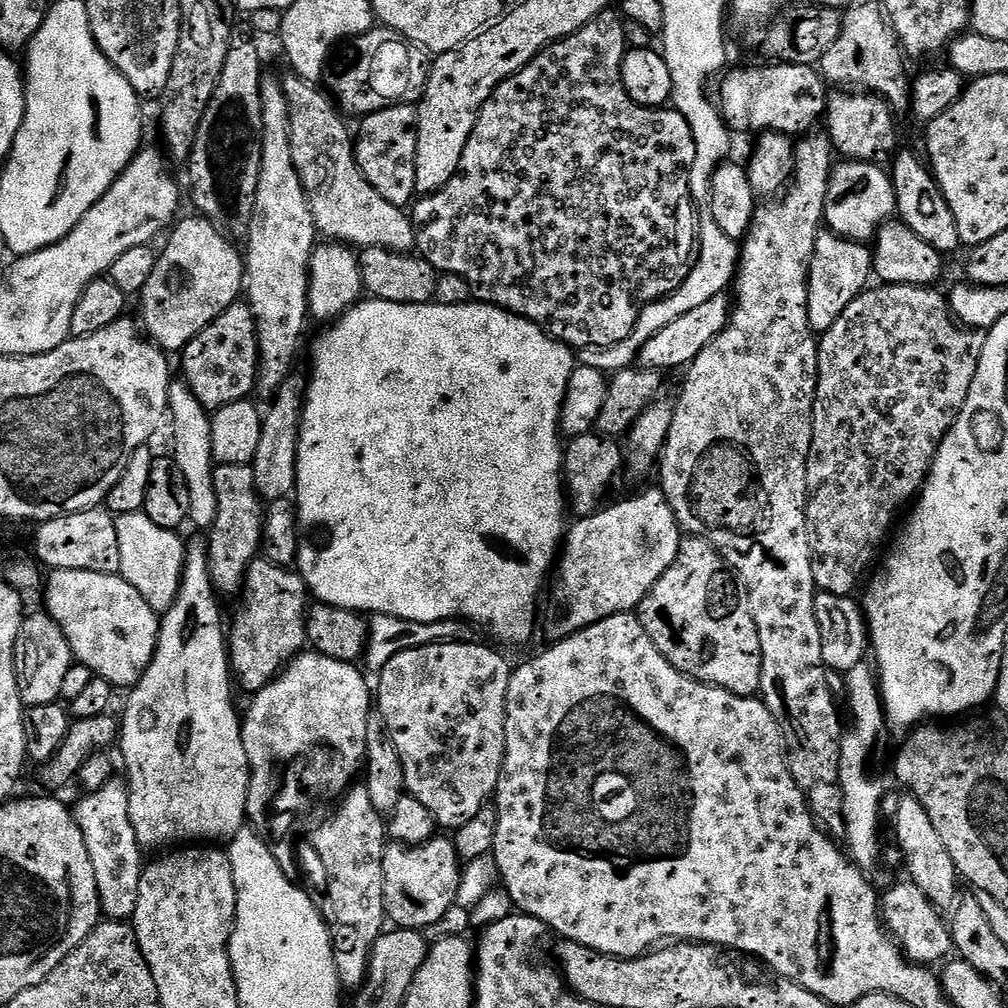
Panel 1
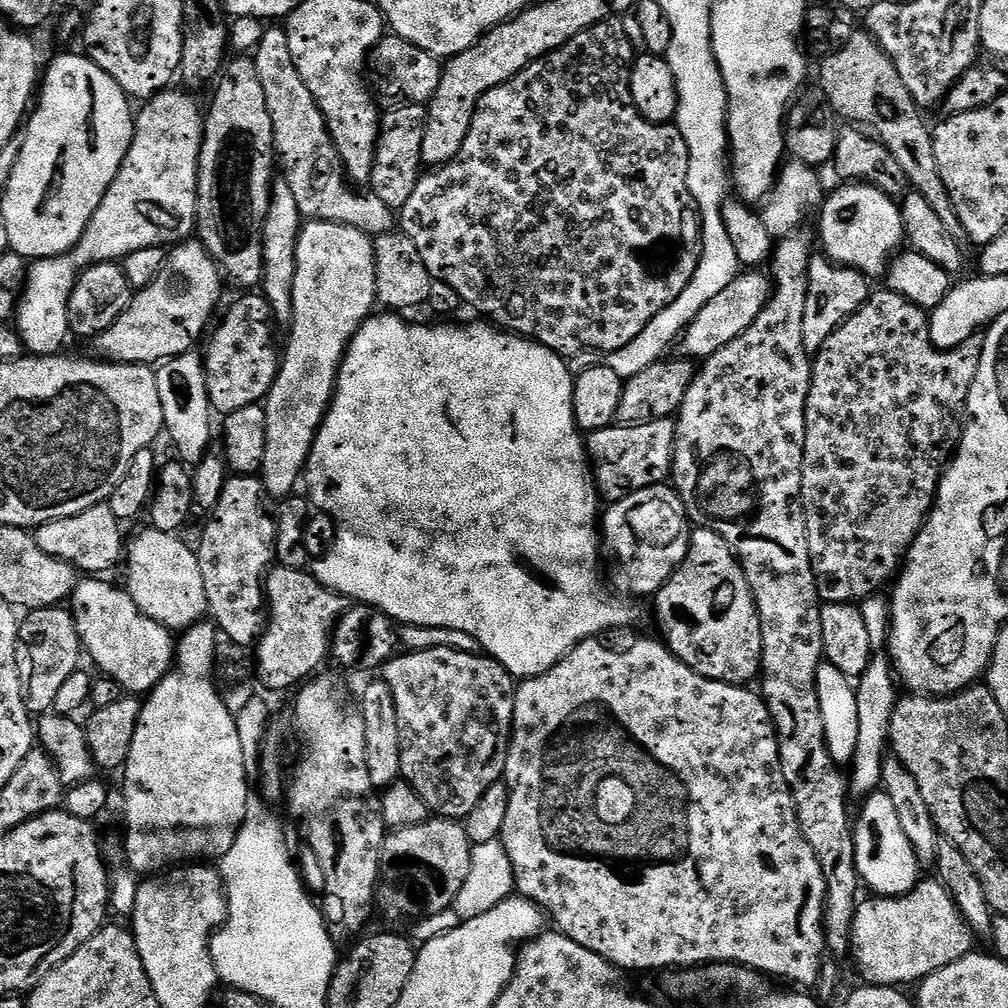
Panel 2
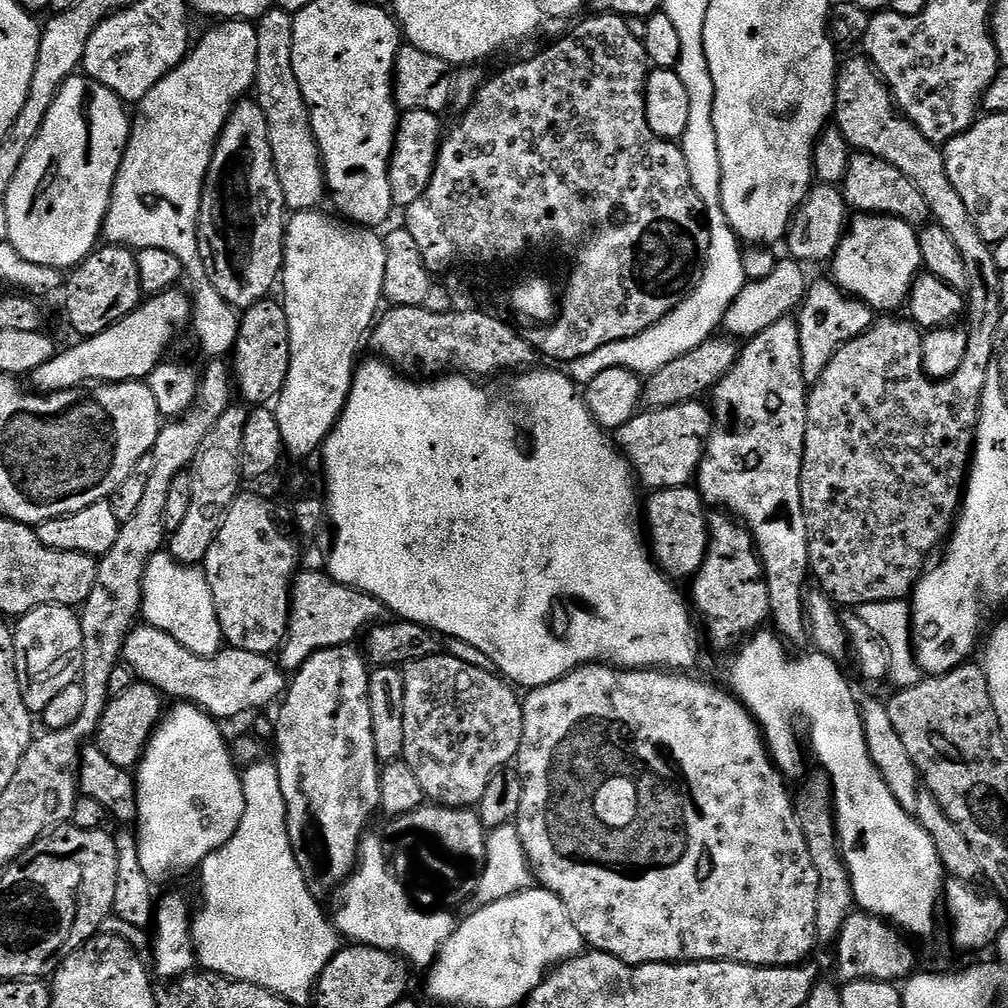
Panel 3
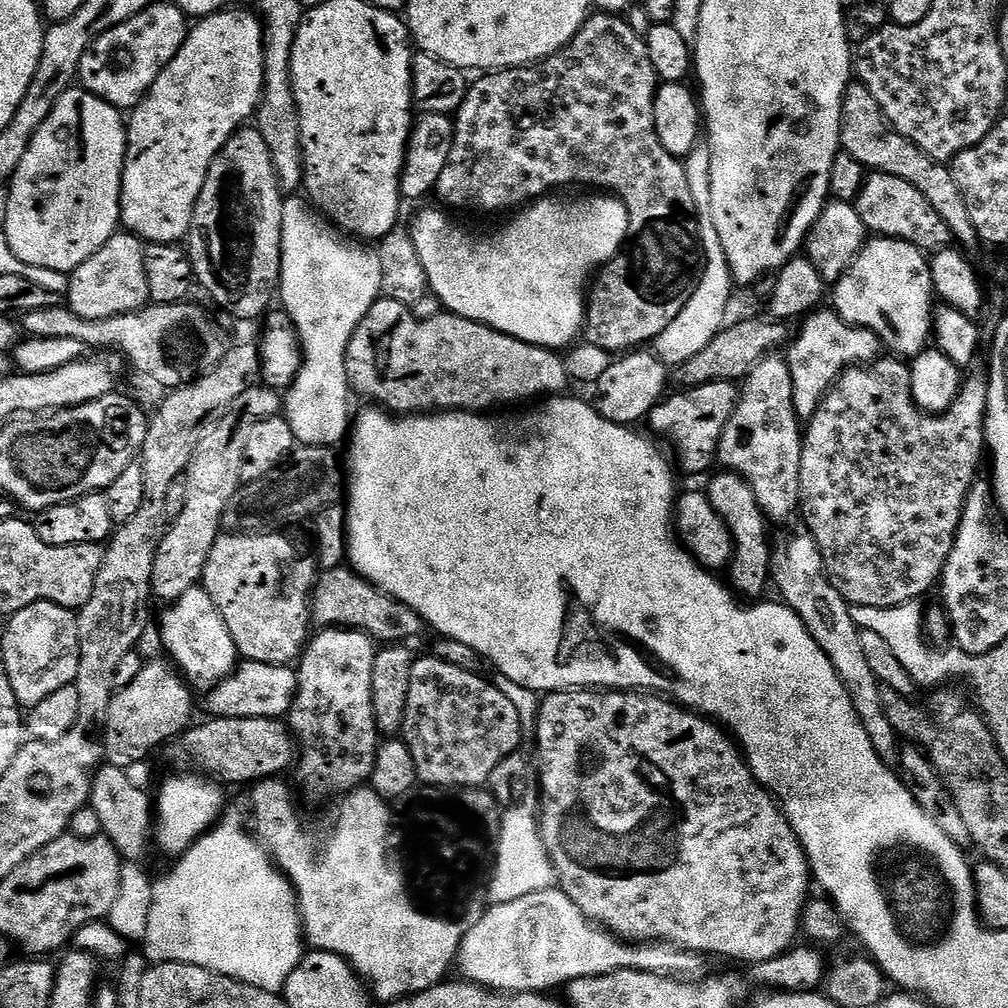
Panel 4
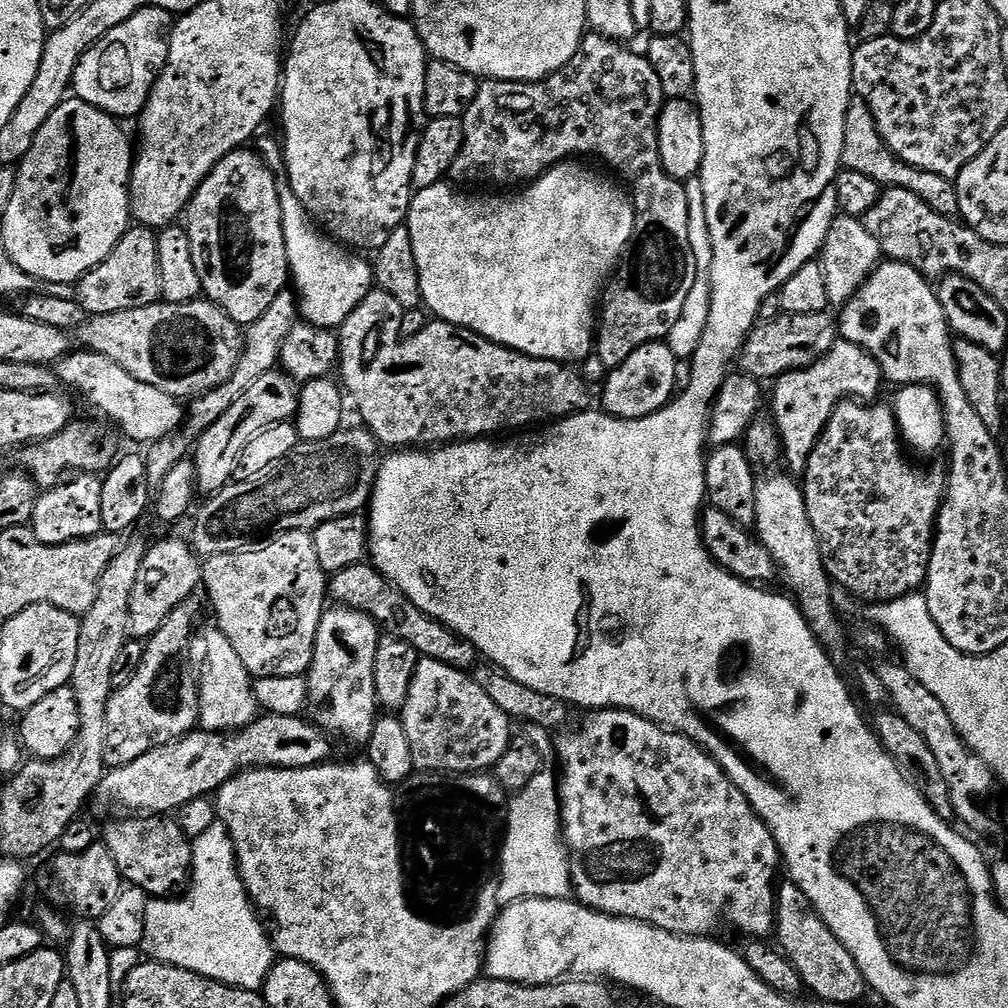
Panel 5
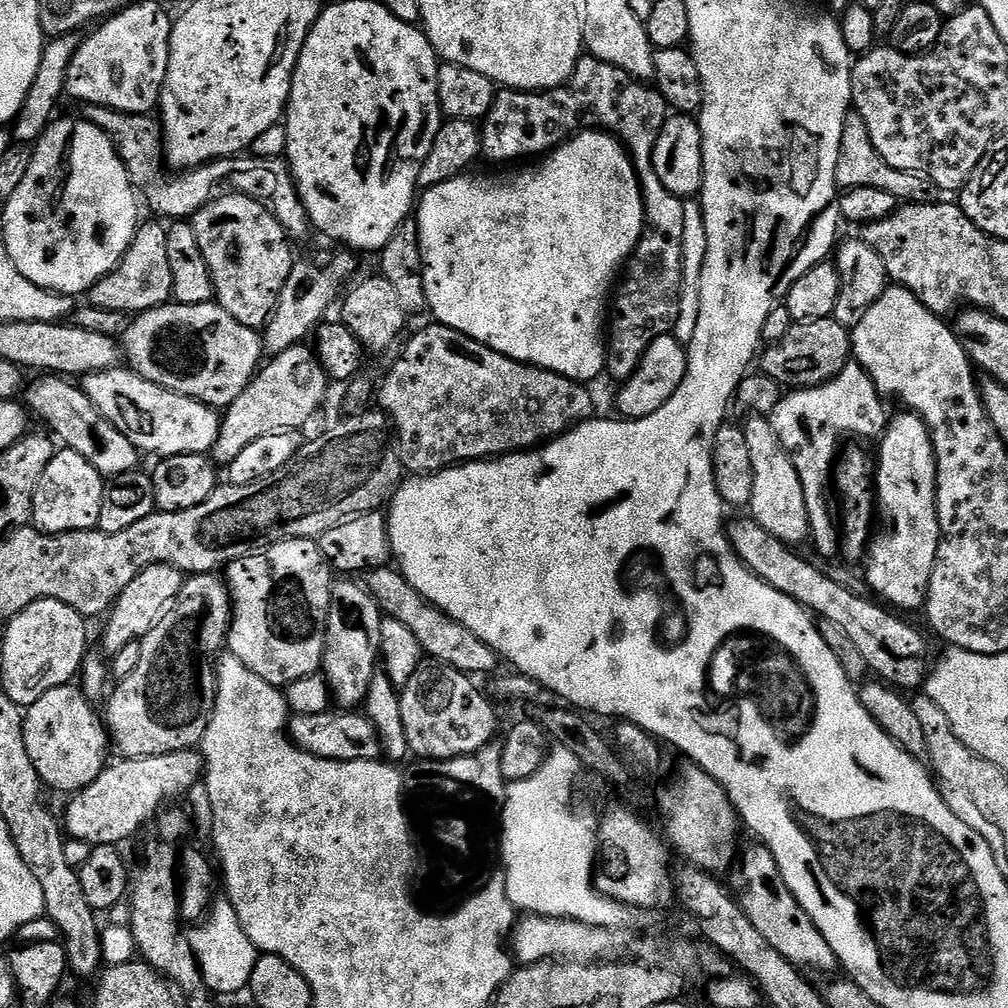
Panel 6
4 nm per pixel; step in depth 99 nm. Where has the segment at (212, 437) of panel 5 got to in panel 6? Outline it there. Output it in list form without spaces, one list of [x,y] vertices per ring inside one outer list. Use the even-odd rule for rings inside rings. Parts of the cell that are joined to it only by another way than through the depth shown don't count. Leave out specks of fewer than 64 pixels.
[[[307,343],[296,344],[290,350],[282,350],[282,354],[272,356],[257,372],[250,386],[246,386],[246,390],[242,390],[242,394],[238,394],[238,398],[234,398],[234,402],[228,405],[223,413],[222,431],[211,451],[215,463],[226,466],[234,462],[234,458],[238,458],[238,453],[245,446],[250,446],[250,442],[262,438],[262,434],[303,429],[305,427],[303,424],[323,406],[324,399],[328,396],[328,387],[330,381],[327,372],[320,365],[320,357]]]

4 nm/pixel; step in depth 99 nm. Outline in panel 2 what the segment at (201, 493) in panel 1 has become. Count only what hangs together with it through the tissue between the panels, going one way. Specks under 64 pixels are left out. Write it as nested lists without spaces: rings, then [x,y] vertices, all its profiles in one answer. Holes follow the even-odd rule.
[[[193,350],[182,354],[181,356],[174,356],[170,360],[165,360],[156,368],[156,377],[158,378],[158,398],[162,398],[162,414],[164,415],[164,432],[166,436],[172,439],[172,444],[177,448],[179,459],[189,466],[199,464],[200,459],[204,457],[206,445],[204,445],[204,408],[206,412],[206,405],[208,404],[208,387],[206,386],[206,370],[204,369],[204,358],[199,351]]]

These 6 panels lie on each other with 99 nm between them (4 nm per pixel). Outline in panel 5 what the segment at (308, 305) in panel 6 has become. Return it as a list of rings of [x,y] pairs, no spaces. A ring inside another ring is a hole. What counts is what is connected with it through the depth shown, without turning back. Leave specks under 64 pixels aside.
[[[285,290],[278,294],[278,298],[274,298],[274,302],[270,302],[270,310],[266,310],[266,314],[262,314],[262,318],[247,325],[244,353],[240,356],[234,374],[230,374],[230,378],[226,382],[222,382],[222,386],[195,397],[189,403],[192,405],[187,405],[186,423],[182,430],[161,440],[153,440],[147,445],[148,473],[153,486],[159,486],[166,478],[166,474],[170,474],[171,468],[186,459],[200,435],[206,430],[210,430],[210,426],[214,426],[214,422],[218,422],[218,418],[222,418],[222,414],[226,414],[226,410],[230,410],[230,406],[234,406],[234,402],[238,402],[238,398],[242,398],[242,394],[246,394],[246,390],[251,384],[258,382],[258,378],[262,378],[262,374],[277,371],[282,354],[282,342],[286,342],[286,334],[290,334],[290,330],[294,330],[301,312],[297,293]]]

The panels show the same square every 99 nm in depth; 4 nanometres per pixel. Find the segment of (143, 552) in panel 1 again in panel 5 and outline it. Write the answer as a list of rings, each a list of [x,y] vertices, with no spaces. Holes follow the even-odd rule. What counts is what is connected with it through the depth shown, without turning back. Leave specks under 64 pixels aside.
[[[219,627],[212,629],[204,636],[204,657],[200,664],[198,683],[200,685],[200,723],[199,727],[206,732],[235,730],[252,723],[258,715],[258,699],[254,687],[254,677],[242,666],[238,650],[221,632]]]

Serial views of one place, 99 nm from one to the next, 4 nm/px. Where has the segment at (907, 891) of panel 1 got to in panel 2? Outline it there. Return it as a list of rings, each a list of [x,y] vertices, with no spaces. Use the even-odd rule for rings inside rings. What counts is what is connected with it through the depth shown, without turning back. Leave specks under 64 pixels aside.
[[[931,878],[921,879],[914,890],[910,890],[905,896],[878,896],[873,895],[872,900],[861,899],[856,906],[854,914],[854,922],[852,923],[852,947],[850,949],[850,960],[856,963],[856,968],[860,971],[860,976],[865,985],[875,986],[878,988],[890,988],[893,986],[905,986],[904,984],[915,985],[917,982],[924,980],[930,974],[934,974],[938,970],[942,970],[942,966],[950,966],[950,962],[958,962],[958,958],[965,956],[967,952],[973,951],[974,937],[970,926],[962,918],[962,914],[958,910],[958,906],[954,902],[954,898],[949,894],[947,888],[940,883],[939,879]]]

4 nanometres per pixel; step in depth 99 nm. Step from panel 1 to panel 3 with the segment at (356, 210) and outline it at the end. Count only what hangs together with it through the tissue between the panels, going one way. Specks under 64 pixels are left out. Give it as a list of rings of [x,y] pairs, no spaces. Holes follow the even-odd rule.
[[[271,8],[260,19],[255,21],[258,34],[258,70],[254,85],[254,99],[262,106],[262,114],[266,114],[266,130],[270,134],[270,154],[274,158],[274,170],[278,174],[278,182],[282,186],[282,198],[285,209],[289,213],[316,210],[326,200],[324,183],[324,164],[320,161],[320,151],[312,133],[312,117],[308,114],[308,104],[304,101],[302,90],[298,86],[298,78],[294,78],[294,22],[293,13],[284,8]]]

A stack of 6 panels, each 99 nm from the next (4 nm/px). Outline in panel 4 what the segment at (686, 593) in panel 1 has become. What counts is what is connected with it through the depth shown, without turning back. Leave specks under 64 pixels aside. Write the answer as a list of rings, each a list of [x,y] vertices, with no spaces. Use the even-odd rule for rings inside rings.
[[[727,470],[718,472],[711,477],[713,480],[706,485],[706,491],[710,506],[714,506],[717,514],[724,519],[732,535],[732,543],[734,545],[732,563],[726,569],[727,575],[732,575],[732,580],[730,579],[731,587],[741,597],[748,596],[744,598],[763,597],[760,595],[767,588],[770,588],[770,577],[772,574],[772,554],[774,548],[773,545],[768,545],[770,521],[758,506],[758,500],[754,498],[754,492],[750,490],[746,478],[742,478],[736,472]]]

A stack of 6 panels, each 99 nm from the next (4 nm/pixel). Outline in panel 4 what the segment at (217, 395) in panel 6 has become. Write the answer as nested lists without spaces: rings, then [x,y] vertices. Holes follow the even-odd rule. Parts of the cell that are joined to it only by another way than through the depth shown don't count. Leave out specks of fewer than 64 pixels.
[[[193,302],[182,304],[152,304],[143,308],[141,312],[131,312],[118,318],[106,318],[105,320],[83,320],[78,318],[78,314],[71,312],[68,307],[47,308],[46,310],[30,310],[22,318],[22,328],[29,337],[38,338],[78,338],[78,342],[84,344],[85,349],[108,348],[113,353],[119,354],[125,361],[128,360],[144,376],[149,376],[156,384],[161,384],[164,390],[181,388],[183,384],[192,384],[198,377],[205,376],[224,356],[226,343],[224,336],[220,333],[218,325],[212,321],[212,316],[208,312],[203,312],[198,305]]]

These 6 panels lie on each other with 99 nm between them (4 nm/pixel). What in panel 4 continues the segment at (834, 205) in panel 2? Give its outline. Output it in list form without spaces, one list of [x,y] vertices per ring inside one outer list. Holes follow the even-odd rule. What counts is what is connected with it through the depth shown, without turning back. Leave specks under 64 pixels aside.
[[[889,236],[869,239],[831,289],[831,307],[847,324],[874,333],[889,353],[915,358],[929,347],[932,336],[934,293],[928,261],[929,257],[910,242]]]

